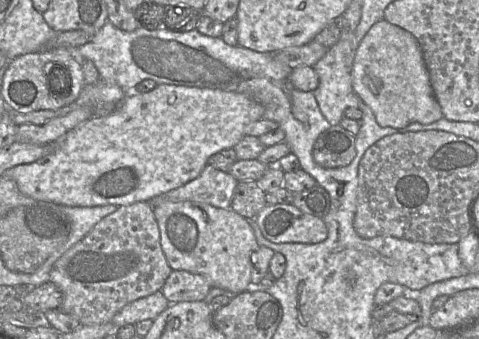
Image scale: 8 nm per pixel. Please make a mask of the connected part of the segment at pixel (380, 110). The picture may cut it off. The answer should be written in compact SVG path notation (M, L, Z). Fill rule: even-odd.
M384 19L372 25L356 50L352 86L357 96L371 108L381 127L431 124L443 118L418 40L407 30Z

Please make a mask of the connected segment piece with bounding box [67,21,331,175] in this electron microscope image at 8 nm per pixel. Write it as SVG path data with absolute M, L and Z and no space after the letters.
M109 21L94 35L91 40L79 47L67 48L68 51L81 64L84 60L91 61L100 75L100 80L108 85L120 87L129 93L140 82L150 79L157 84L170 84L178 86L199 87L217 89L226 92L241 93L264 107L262 119L273 120L285 131L285 142L290 146L299 159L301 168L310 175L315 175L311 170L311 158L313 157L314 144L331 124L322 114L317 100L312 91L304 92L296 89L289 80L292 68L277 60L274 53L257 52L242 46L230 46L221 37L209 37L202 35L196 29L187 32L176 32L165 27L156 30L147 30L139 27L134 31L123 31Z

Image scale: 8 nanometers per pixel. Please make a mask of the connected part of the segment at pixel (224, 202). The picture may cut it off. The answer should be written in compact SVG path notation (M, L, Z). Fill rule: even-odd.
M208 163L197 178L153 198L149 203L154 206L163 202L191 201L230 209L237 184L238 180L230 173Z

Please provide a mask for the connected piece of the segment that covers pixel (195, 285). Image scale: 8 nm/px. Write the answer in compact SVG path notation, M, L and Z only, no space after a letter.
M172 270L161 292L171 304L204 301L211 287L211 282L203 275Z

